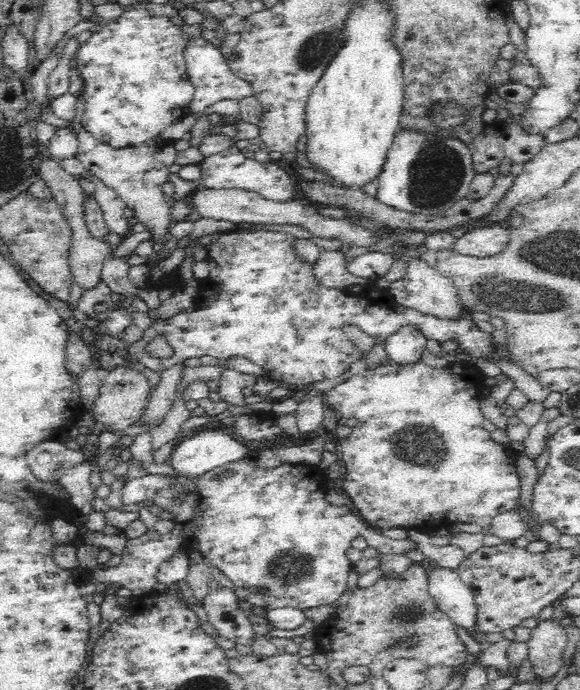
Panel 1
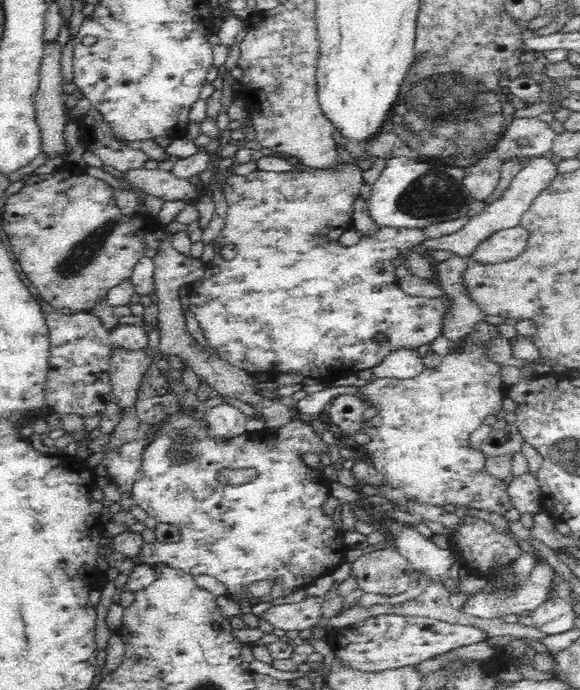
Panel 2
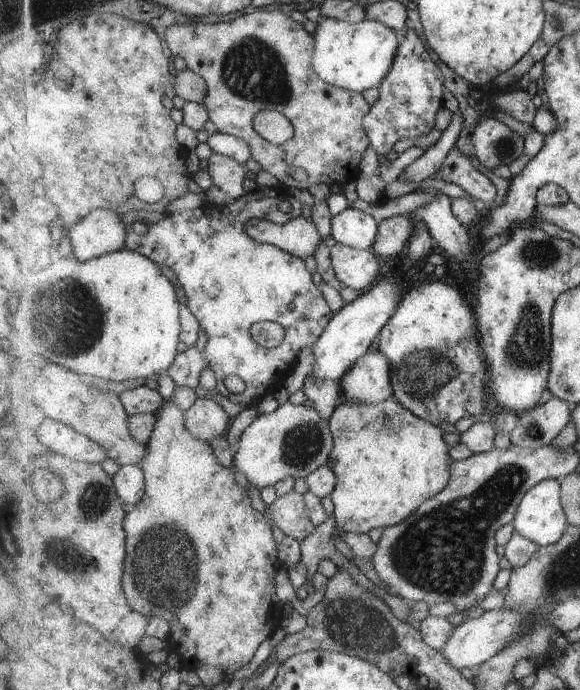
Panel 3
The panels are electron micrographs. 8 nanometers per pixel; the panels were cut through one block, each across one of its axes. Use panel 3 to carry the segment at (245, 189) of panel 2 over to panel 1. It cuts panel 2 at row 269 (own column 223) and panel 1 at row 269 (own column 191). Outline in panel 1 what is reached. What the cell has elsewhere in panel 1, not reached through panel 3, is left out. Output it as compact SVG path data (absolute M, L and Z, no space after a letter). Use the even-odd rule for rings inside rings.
M240 230L226 231L221 233L217 240L208 246L209 275L203 279L198 287L198 298L194 301L191 313L182 312L168 317L152 321L151 325L137 341L127 342L124 335L124 347L127 352L135 356L146 368L155 370L160 374L163 370L180 364L188 358L200 358L200 356L213 356L218 359L230 358L230 356L242 356L262 367L270 379L283 379L290 384L310 384L320 382L325 378L336 378L350 368L356 360L362 357L358 347L343 331L345 325L356 325L366 334L377 337L376 342L385 342L398 328L404 324L415 324L430 340L446 342L454 340L458 343L460 352L471 352L476 358L492 361L500 364L508 361L517 365L520 360L514 359L510 351L492 339L492 333L482 332L475 322L467 315L465 318L448 320L426 316L414 309L403 307L396 303L392 296L383 290L366 288L362 284L351 284L347 287L326 288L318 285L312 279L312 264L300 262L294 252L293 244L296 238L291 234L273 231ZM380 251L345 256L346 269L360 278L378 278L385 276L396 257L396 254L382 254ZM163 335L165 340L172 346L173 354L169 358L159 358L150 355L146 350L148 344L157 336Z

